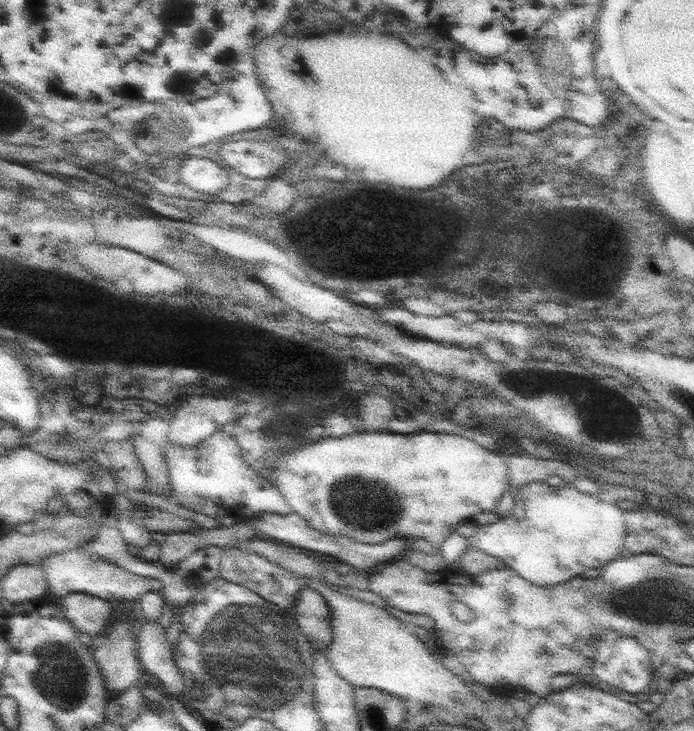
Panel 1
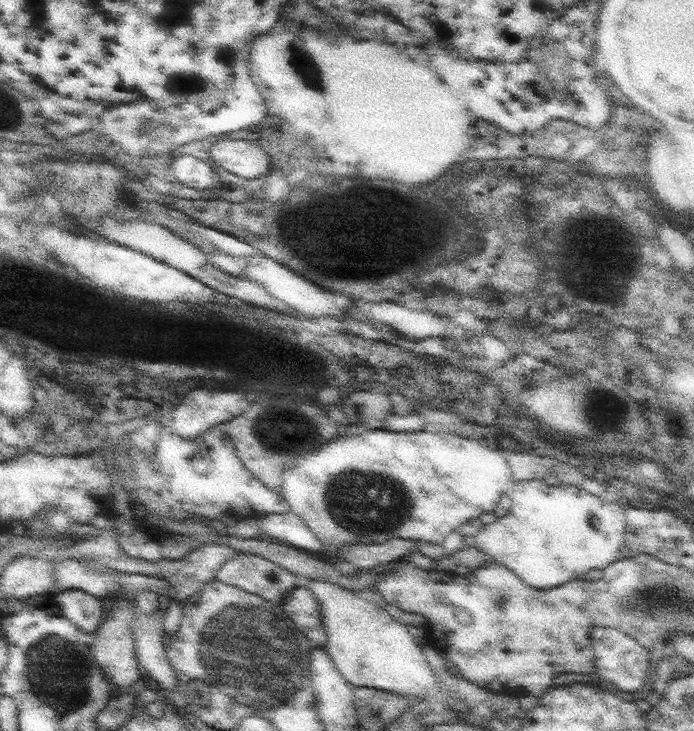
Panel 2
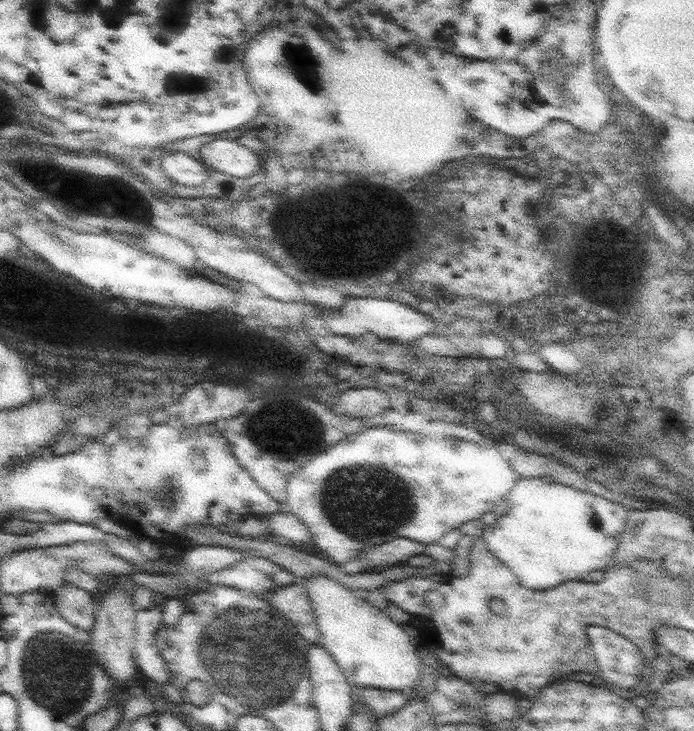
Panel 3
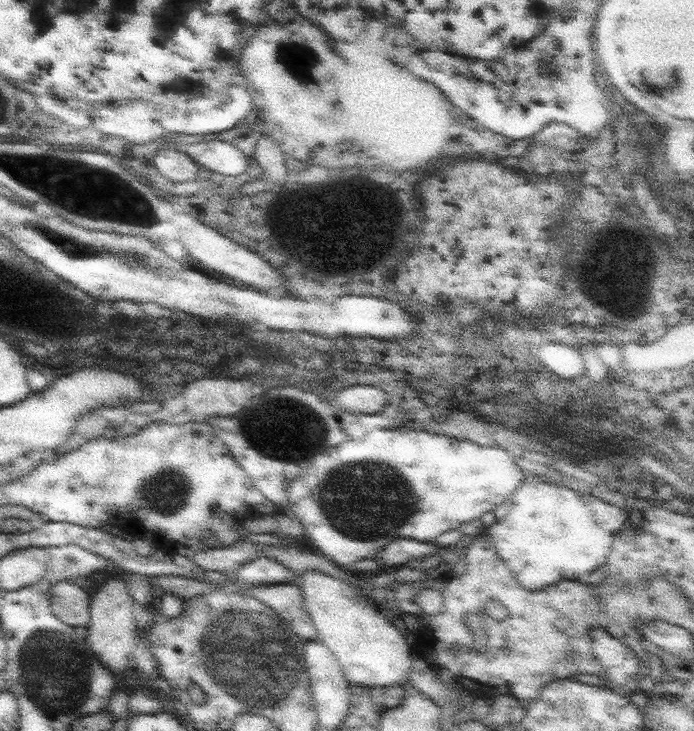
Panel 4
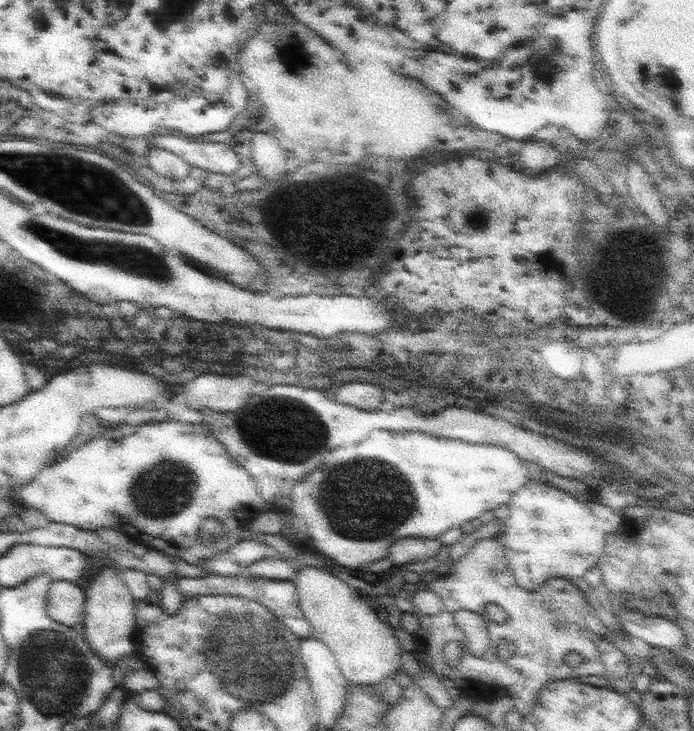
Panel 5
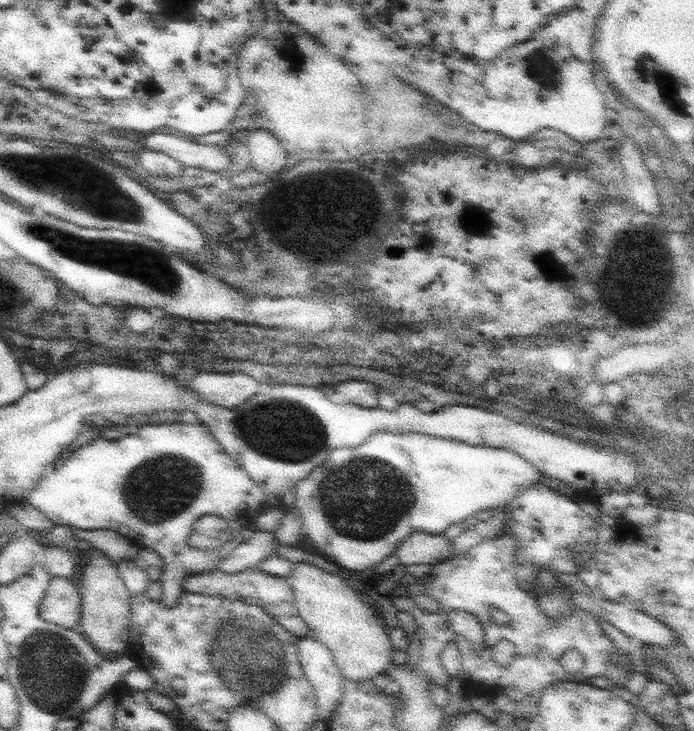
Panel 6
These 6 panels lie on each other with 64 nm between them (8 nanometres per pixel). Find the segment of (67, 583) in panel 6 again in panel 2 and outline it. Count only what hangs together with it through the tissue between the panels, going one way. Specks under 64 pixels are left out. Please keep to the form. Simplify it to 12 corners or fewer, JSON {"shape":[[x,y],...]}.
{"shape":[[55,592],[59,614],[81,632],[105,622],[101,600],[89,592]]}

